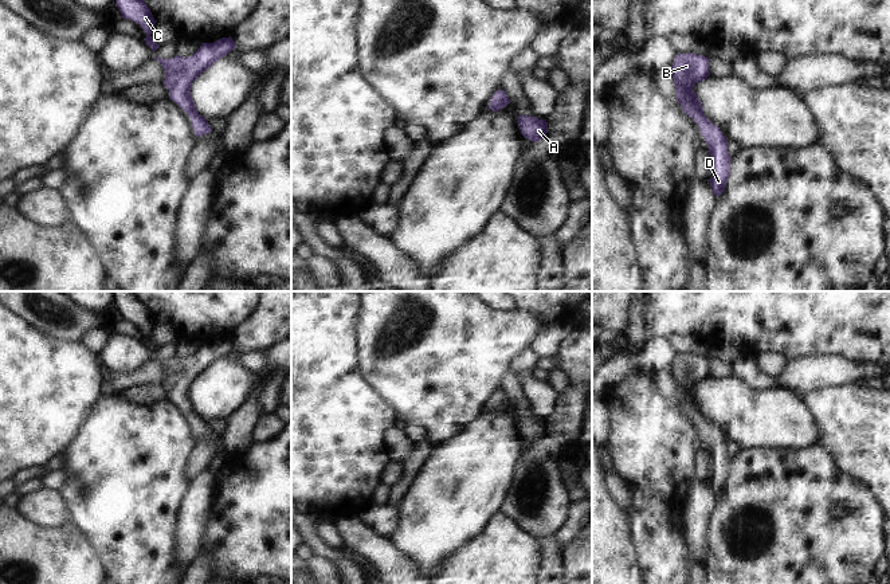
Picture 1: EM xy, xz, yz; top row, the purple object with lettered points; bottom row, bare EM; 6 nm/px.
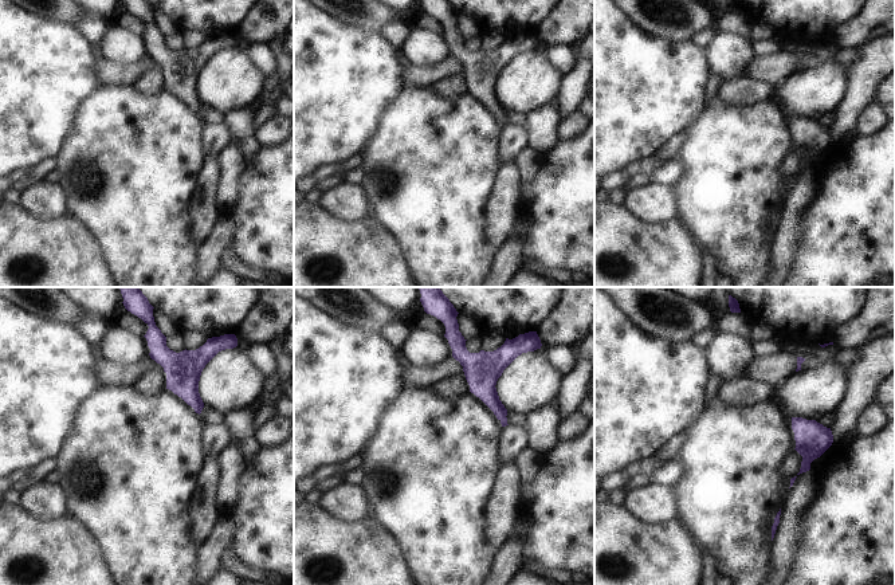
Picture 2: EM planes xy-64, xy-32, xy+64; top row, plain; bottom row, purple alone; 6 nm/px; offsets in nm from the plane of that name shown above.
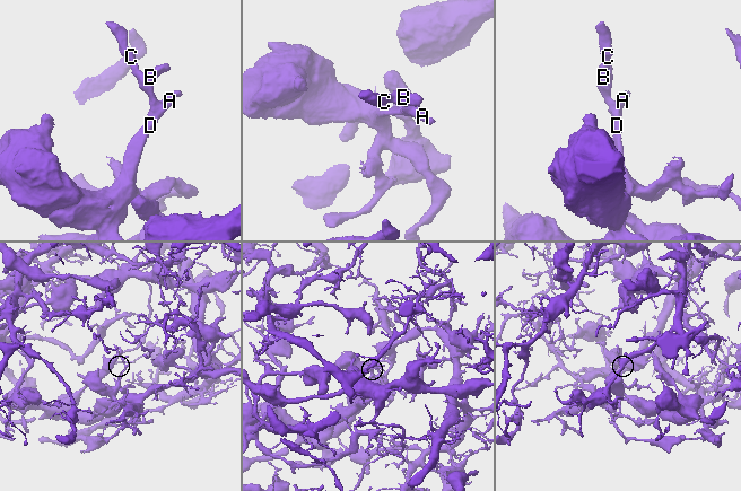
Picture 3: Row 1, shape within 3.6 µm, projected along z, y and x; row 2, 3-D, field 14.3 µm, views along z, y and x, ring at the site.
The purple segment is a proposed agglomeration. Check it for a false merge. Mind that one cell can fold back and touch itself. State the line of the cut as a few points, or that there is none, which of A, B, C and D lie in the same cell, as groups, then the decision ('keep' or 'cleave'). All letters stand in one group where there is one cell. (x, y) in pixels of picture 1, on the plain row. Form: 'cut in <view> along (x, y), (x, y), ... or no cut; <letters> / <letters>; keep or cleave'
no cut; A B C D; keep

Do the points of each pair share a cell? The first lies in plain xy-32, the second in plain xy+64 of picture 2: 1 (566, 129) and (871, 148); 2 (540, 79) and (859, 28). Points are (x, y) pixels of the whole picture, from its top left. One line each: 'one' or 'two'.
1: two
2: two

